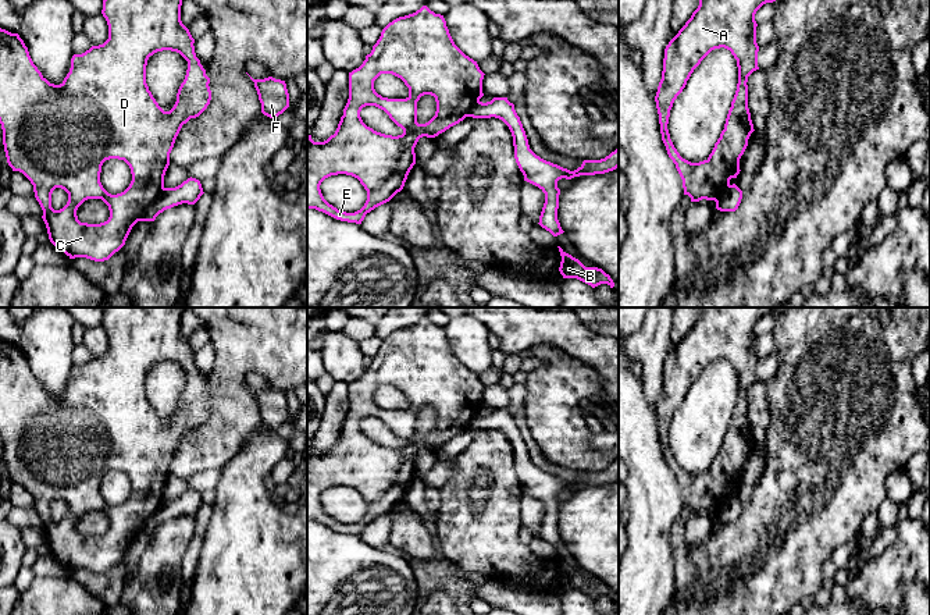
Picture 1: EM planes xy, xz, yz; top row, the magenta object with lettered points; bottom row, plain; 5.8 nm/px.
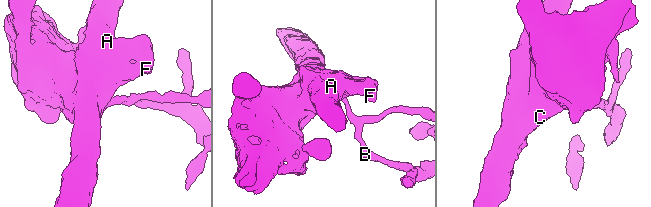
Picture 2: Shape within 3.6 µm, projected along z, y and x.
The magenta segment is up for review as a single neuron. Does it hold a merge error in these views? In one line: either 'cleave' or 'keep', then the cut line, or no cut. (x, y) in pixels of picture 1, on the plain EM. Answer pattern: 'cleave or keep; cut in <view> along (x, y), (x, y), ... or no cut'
cleave; cut in xy along (163, 498), (161, 504), (138, 532)

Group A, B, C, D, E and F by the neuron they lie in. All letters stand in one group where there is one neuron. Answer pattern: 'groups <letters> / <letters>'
groups A C D E F / B

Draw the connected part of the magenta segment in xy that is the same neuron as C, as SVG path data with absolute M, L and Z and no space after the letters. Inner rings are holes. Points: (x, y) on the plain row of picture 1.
M104 308L101 326L108 337L108 351L82 366L74 366L70 384L60 397L50 395L42 387L18 345L0 340L0 436L7 474L13 483L22 484L33 497L49 551L70 570L104 573L125 557L143 522L164 500L170 465L182 437L199 429L210 416L210 390L196 369L195 351L181 333L182 310L182 308ZM163 362L177 363L188 373L185 391L170 423L158 417L146 395L147 372ZM110 470L124 472L132 486L129 498L117 506L108 505L100 494L101 477ZM56 500L68 505L68 513L60 522L51 519L51 505ZM88 511L101 511L108 518L107 533L88 536L78 532L76 522Z

